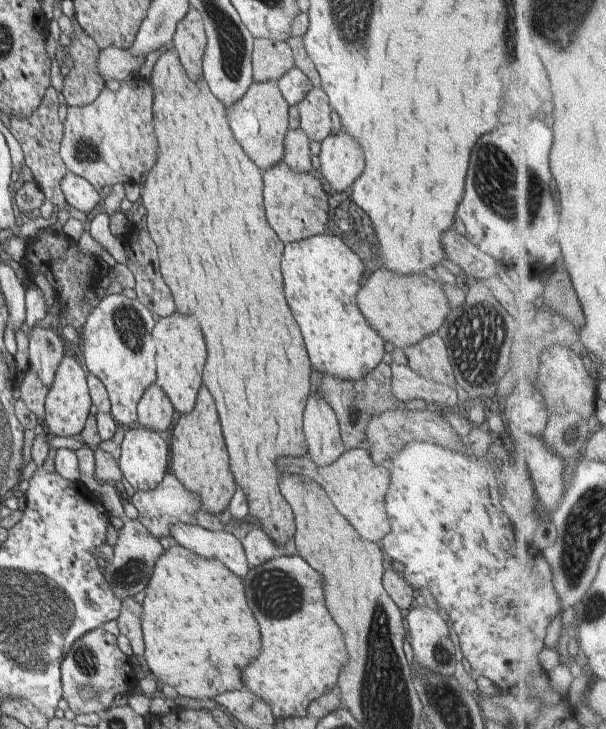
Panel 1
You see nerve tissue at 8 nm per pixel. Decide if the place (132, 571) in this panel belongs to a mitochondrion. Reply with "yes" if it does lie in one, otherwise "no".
yes

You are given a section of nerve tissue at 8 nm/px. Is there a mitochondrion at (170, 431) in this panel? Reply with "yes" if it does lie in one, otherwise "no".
no

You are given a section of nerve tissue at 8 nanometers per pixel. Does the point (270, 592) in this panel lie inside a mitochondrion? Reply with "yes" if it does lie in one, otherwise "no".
yes

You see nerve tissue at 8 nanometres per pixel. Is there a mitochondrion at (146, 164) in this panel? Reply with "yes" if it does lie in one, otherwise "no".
no

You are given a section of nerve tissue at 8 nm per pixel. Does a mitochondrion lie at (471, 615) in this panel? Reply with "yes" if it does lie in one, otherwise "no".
no

